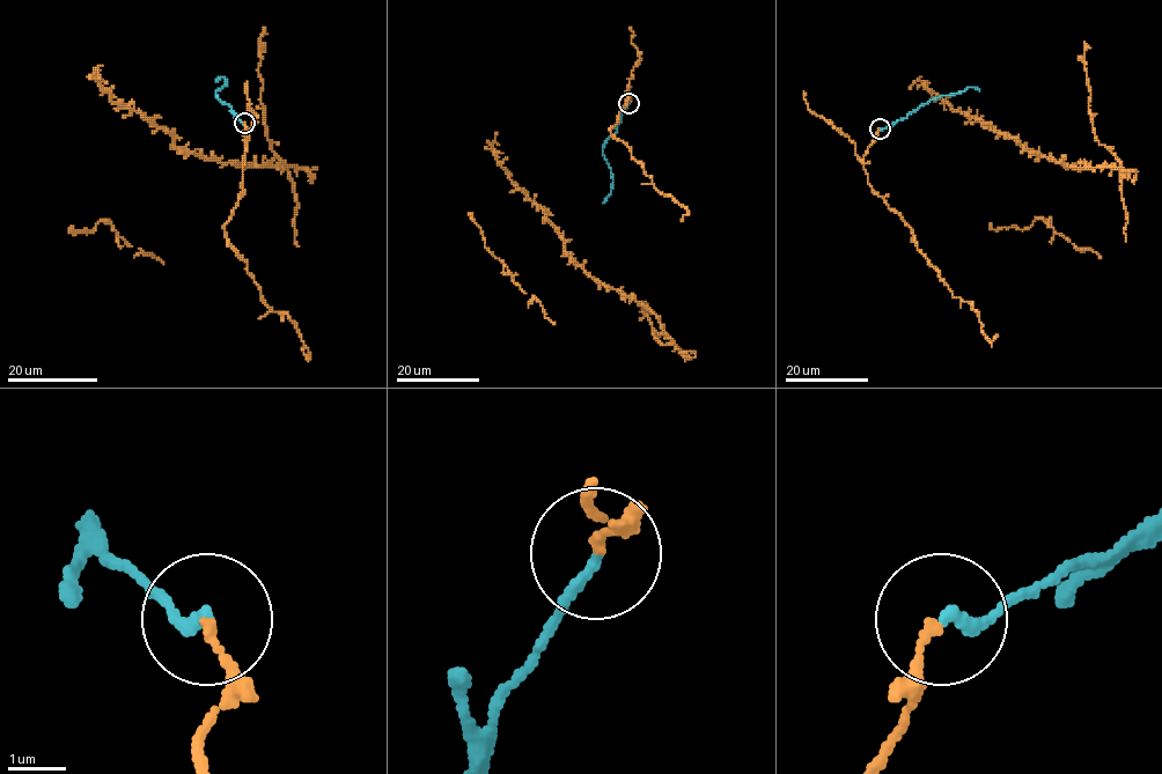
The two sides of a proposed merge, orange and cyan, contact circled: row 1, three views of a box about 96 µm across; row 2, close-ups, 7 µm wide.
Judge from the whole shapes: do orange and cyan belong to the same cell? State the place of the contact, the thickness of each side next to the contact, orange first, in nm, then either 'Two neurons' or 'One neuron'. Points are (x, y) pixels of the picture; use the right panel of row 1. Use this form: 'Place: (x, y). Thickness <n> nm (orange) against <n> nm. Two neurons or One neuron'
Place: (880, 128). Thickness 150 nm (orange) against 200 nm. Two neurons

